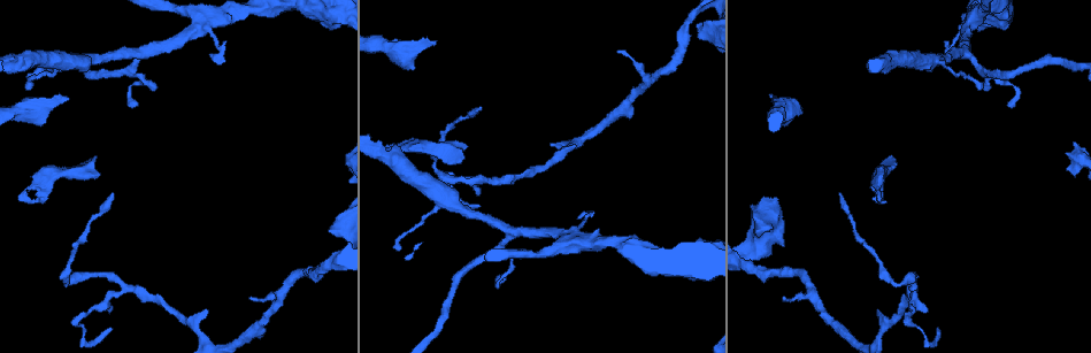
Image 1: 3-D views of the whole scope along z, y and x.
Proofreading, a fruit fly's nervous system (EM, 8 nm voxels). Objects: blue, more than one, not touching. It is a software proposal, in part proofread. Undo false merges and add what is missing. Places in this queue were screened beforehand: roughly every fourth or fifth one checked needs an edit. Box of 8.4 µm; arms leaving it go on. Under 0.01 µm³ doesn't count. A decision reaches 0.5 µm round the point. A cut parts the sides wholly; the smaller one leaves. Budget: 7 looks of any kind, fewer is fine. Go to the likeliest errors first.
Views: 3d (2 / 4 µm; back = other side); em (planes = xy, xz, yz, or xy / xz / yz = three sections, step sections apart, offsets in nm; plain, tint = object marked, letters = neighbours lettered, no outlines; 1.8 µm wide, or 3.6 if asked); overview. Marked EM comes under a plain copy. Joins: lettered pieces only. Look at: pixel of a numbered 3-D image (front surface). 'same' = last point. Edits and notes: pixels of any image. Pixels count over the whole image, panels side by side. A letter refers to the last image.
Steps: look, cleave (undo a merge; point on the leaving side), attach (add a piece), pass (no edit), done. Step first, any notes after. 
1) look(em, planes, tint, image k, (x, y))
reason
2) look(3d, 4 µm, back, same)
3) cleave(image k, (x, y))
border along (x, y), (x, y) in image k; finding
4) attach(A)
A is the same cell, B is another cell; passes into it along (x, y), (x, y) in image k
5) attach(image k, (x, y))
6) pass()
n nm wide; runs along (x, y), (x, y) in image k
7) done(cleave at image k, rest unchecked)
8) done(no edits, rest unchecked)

look(3d, 4 µm, image 1, (463, 159))
an open end

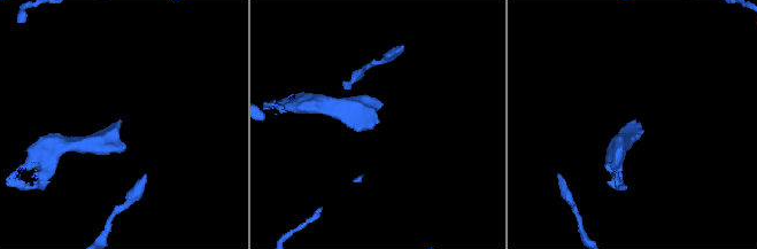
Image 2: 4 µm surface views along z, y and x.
look(em, planes, letters, image 2, (375, 122))

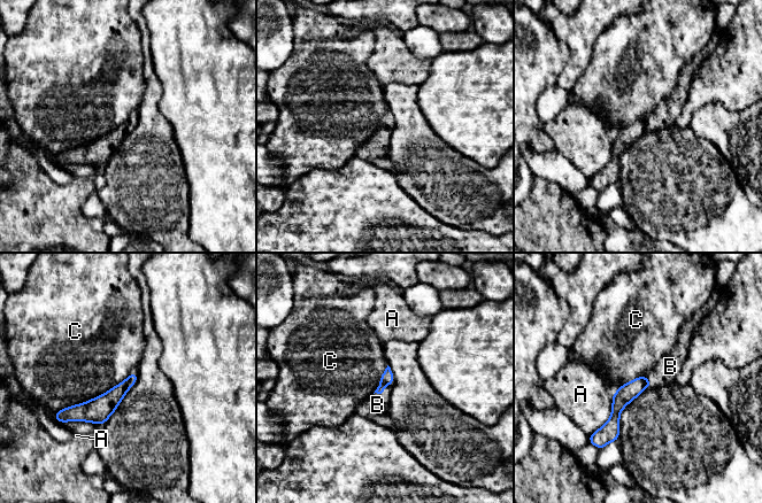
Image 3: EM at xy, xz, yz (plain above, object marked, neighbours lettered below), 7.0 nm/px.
attach(B)
B is the same cell, A and C are other cells; passes into it along (387, 377), (378, 393), (377, 404) in image 3; it goes on there

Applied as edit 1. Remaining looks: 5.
look(overview)
redraw

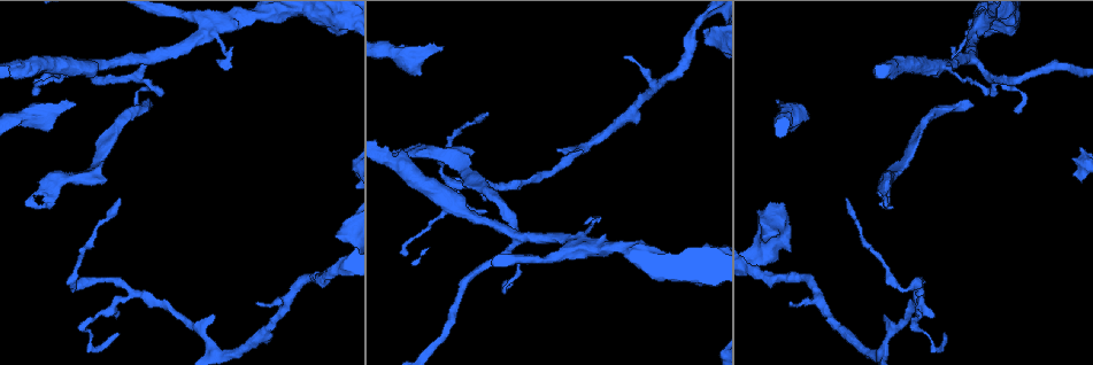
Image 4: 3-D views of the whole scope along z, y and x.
look(em, xz, step 4, letters, image 4, (257, 303))
branch stops here

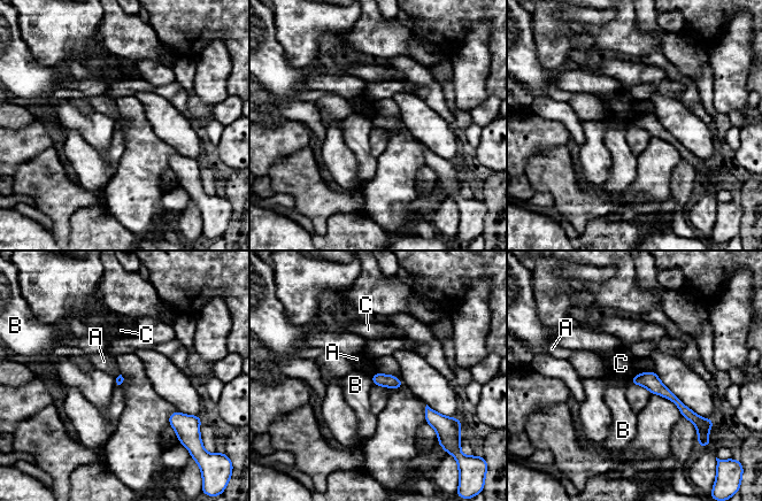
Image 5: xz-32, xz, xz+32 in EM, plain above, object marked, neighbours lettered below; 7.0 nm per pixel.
look(em, planes, letters, same)
another direction

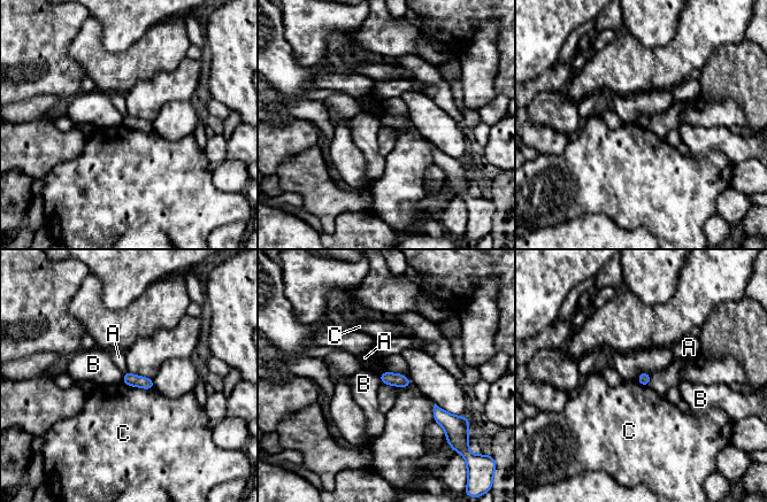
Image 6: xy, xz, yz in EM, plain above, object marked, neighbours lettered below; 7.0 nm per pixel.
pass()
A, B and C are other cells; border along (122, 380), (129, 385), (153, 388) in image 6; no lettered piece goes on from it

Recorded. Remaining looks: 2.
look(em, planes, letters, image 4, (767, 276))
thin neck

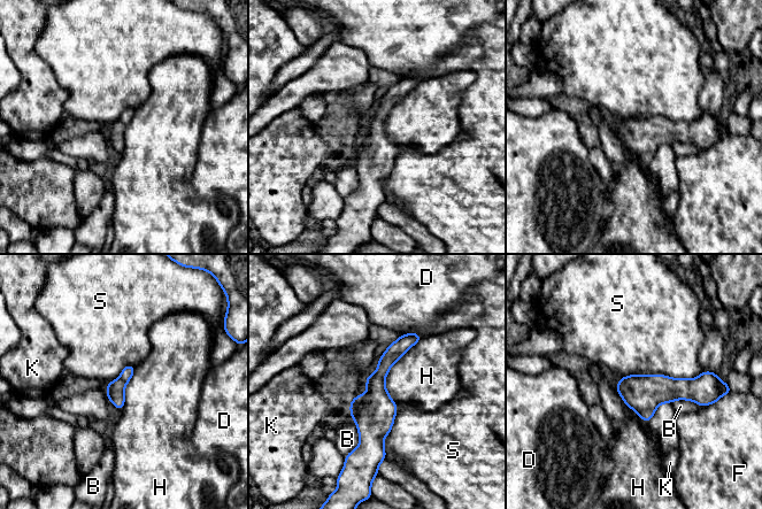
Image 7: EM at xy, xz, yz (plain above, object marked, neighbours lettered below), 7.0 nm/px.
pass()
130 nm wide; B, D, F, H, K and S are other cells; runs along (415, 336), (377, 378), (371, 452) in image 7; one neuron here

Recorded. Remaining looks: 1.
done(attach at image 3, rest unchecked)

